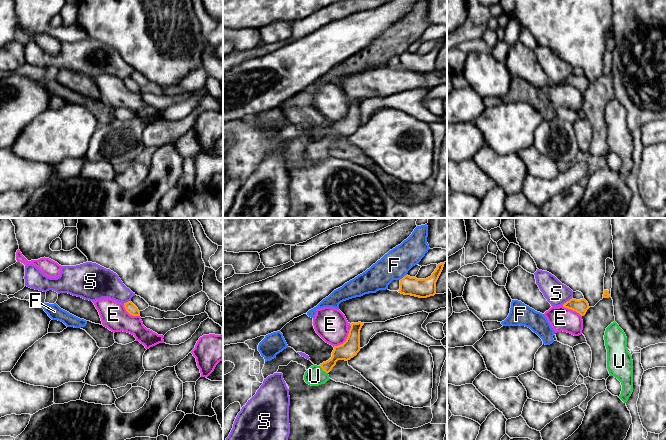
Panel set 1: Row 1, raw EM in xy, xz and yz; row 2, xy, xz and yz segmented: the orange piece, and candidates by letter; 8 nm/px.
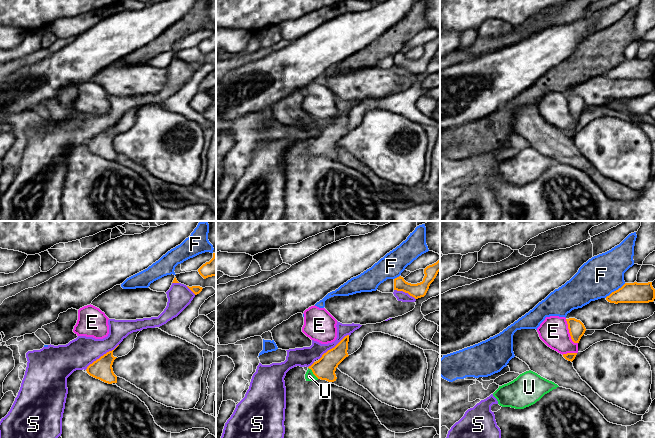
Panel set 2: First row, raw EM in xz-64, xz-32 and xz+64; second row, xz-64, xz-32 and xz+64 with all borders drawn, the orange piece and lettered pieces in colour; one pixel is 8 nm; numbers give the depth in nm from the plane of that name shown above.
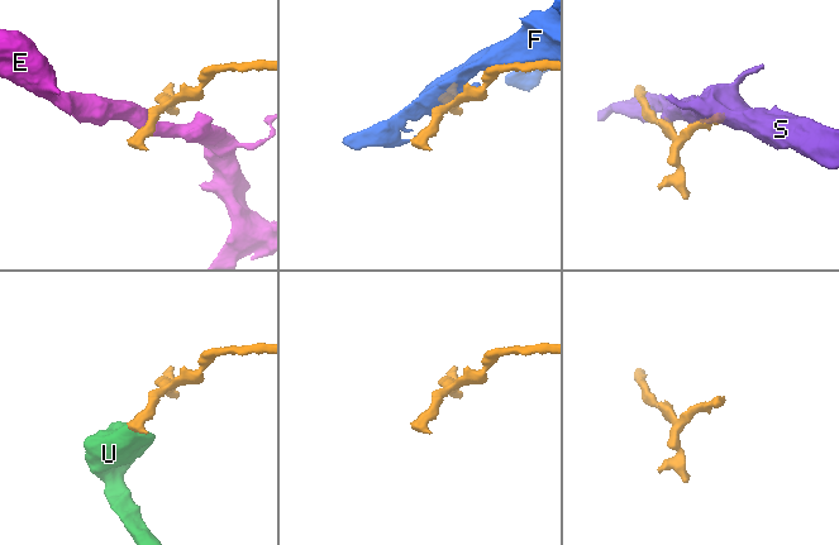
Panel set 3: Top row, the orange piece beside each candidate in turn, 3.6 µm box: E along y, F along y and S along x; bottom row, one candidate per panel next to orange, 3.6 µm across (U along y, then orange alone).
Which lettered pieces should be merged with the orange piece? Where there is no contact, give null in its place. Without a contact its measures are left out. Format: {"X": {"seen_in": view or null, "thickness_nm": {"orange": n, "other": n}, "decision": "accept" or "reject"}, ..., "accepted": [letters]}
{"E": {"seen_in": "xz", "thickness_nm": {"orange": 140, "other": 260}, "decision": "reject"}, "F": {"seen_in": "xz", "thickness_nm": {"orange": 160, "other": 240}, "decision": "reject"}, "S": {"seen_in": "yz", "thickness_nm": {"orange": 120, "other": 190}, "decision": "reject"}, "U": {"seen_in": "xz", "thickness_nm": {"orange": 140, "other": 160}, "decision": "accept"}, "accepted": ["U"]}

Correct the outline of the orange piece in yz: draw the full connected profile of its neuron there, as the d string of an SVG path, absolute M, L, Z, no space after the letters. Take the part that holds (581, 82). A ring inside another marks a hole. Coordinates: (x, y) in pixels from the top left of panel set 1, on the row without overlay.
M570 75L566 79L563 80L563 83L576 87L581 92L584 92L587 86L590 84L588 78L585 75Z

